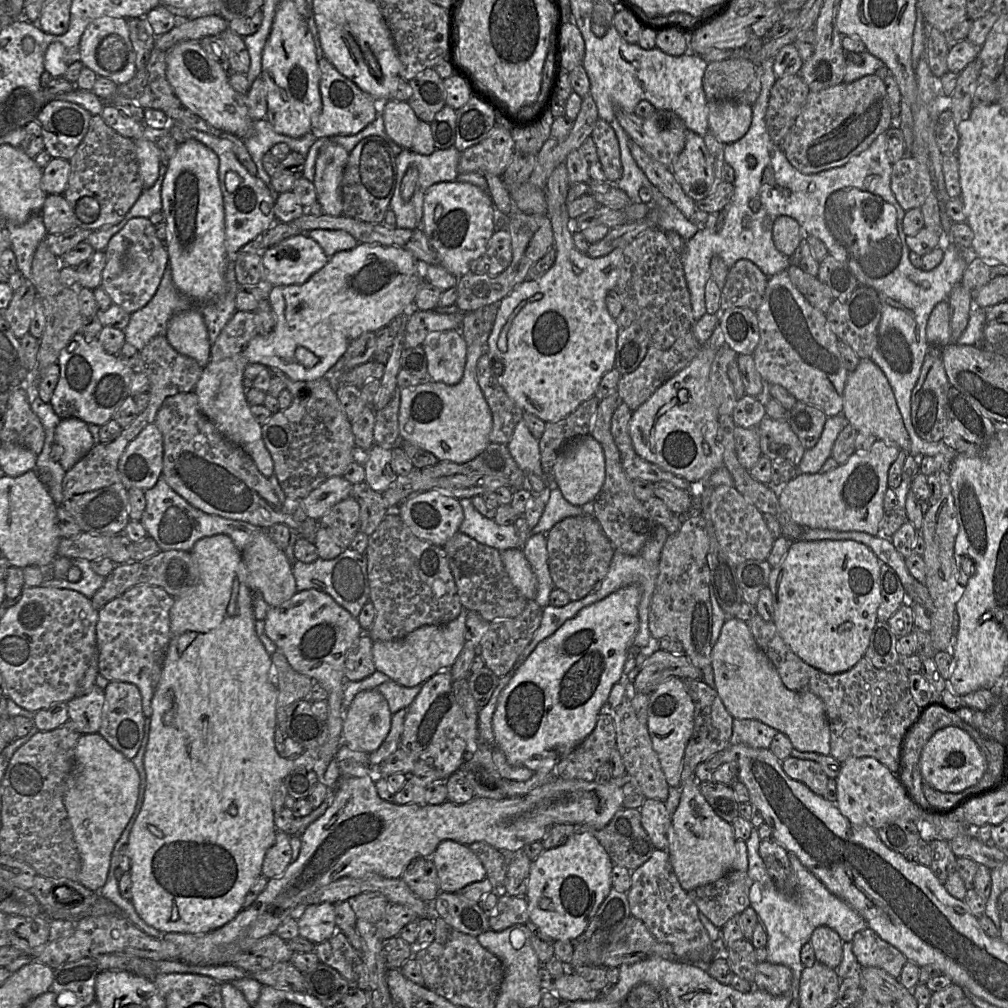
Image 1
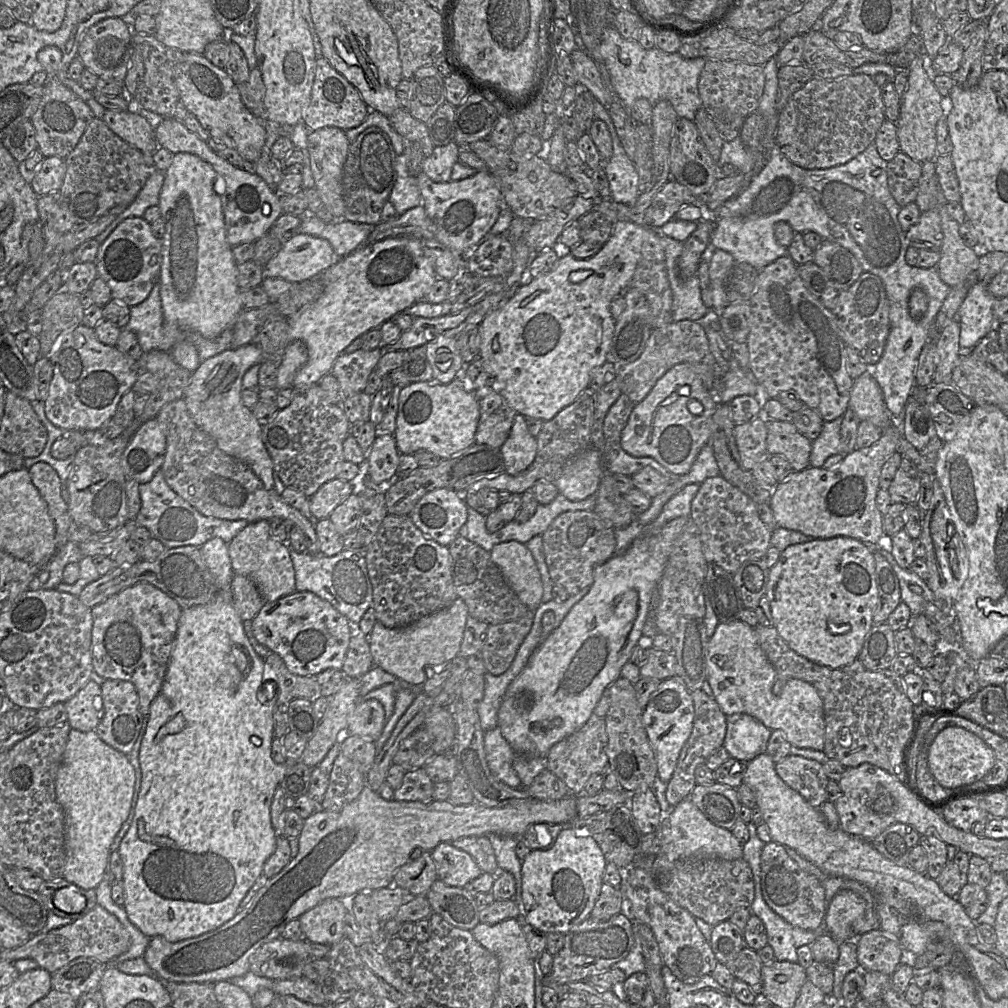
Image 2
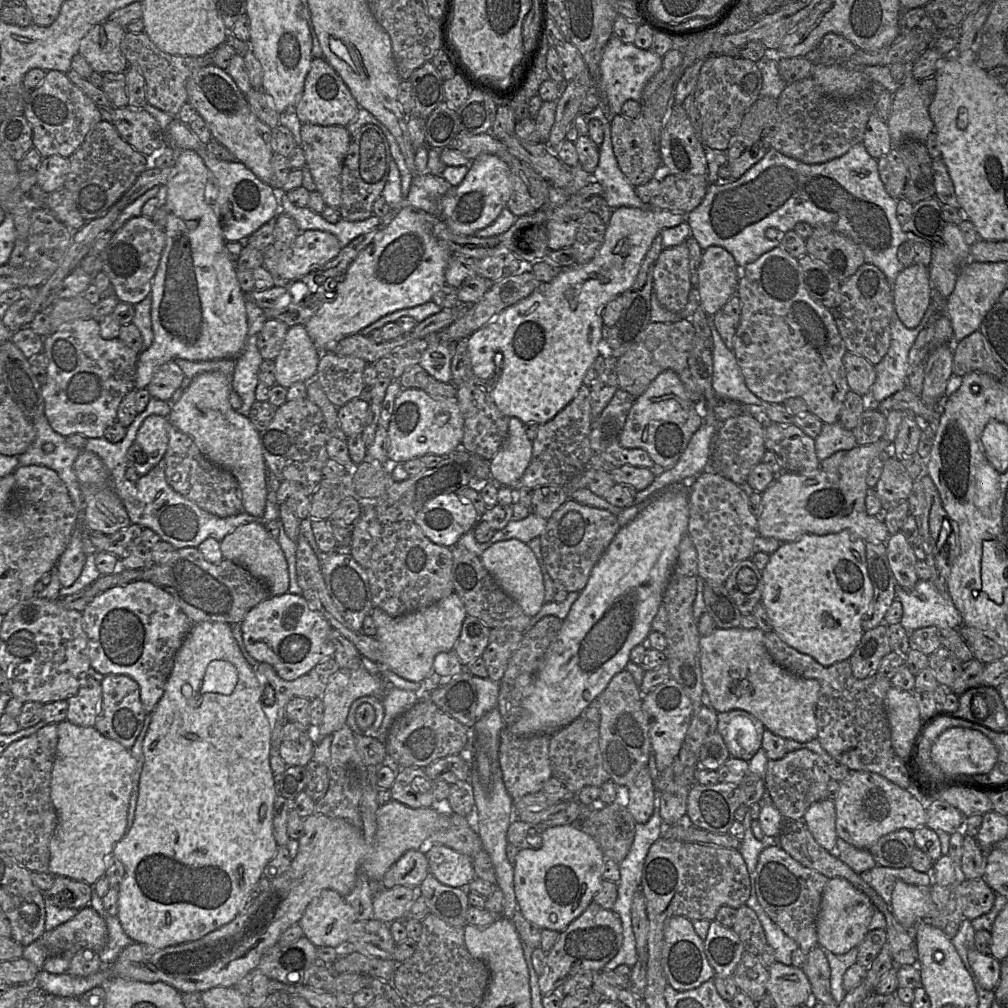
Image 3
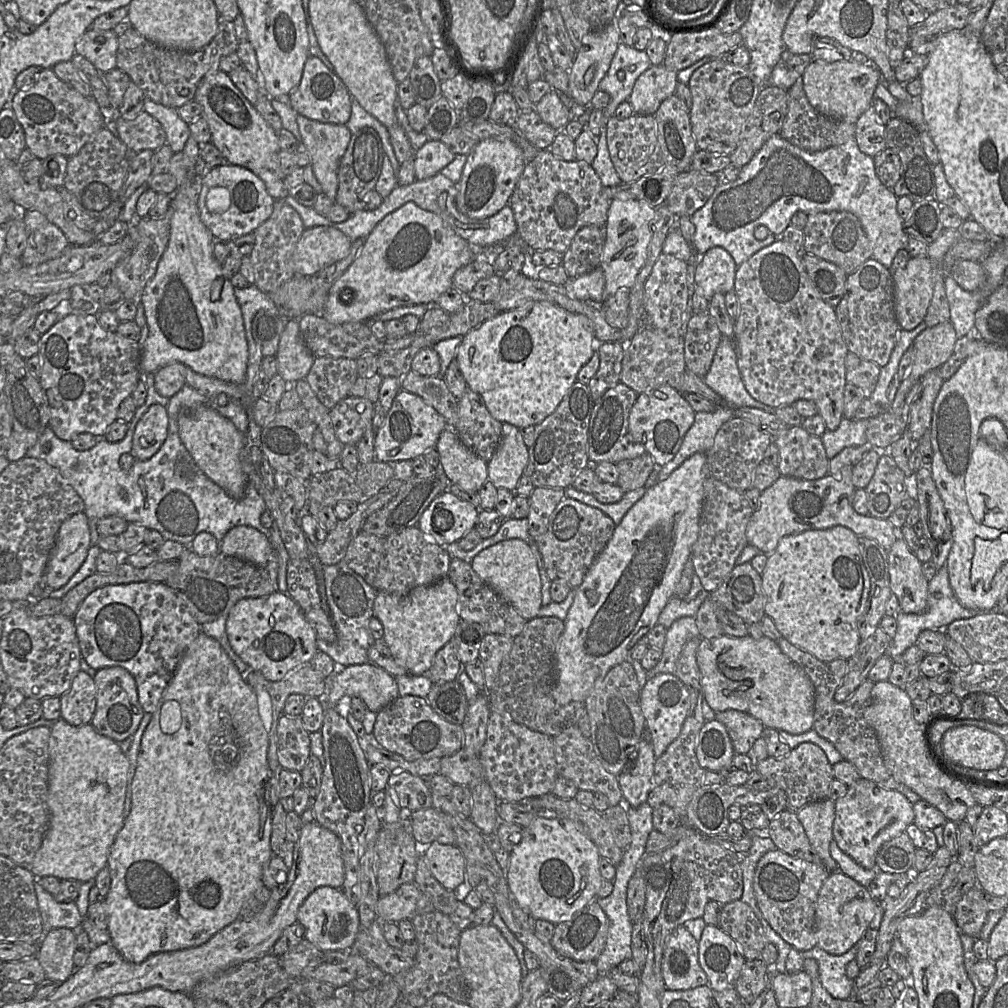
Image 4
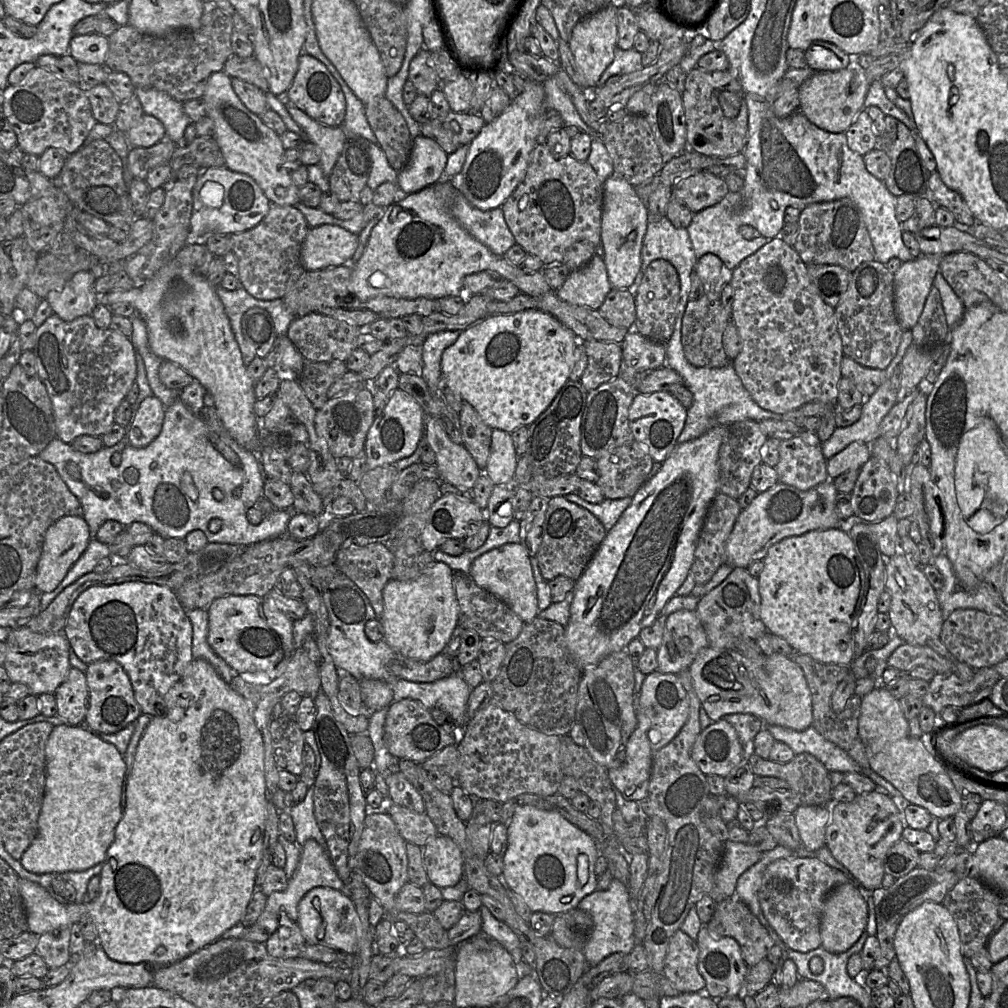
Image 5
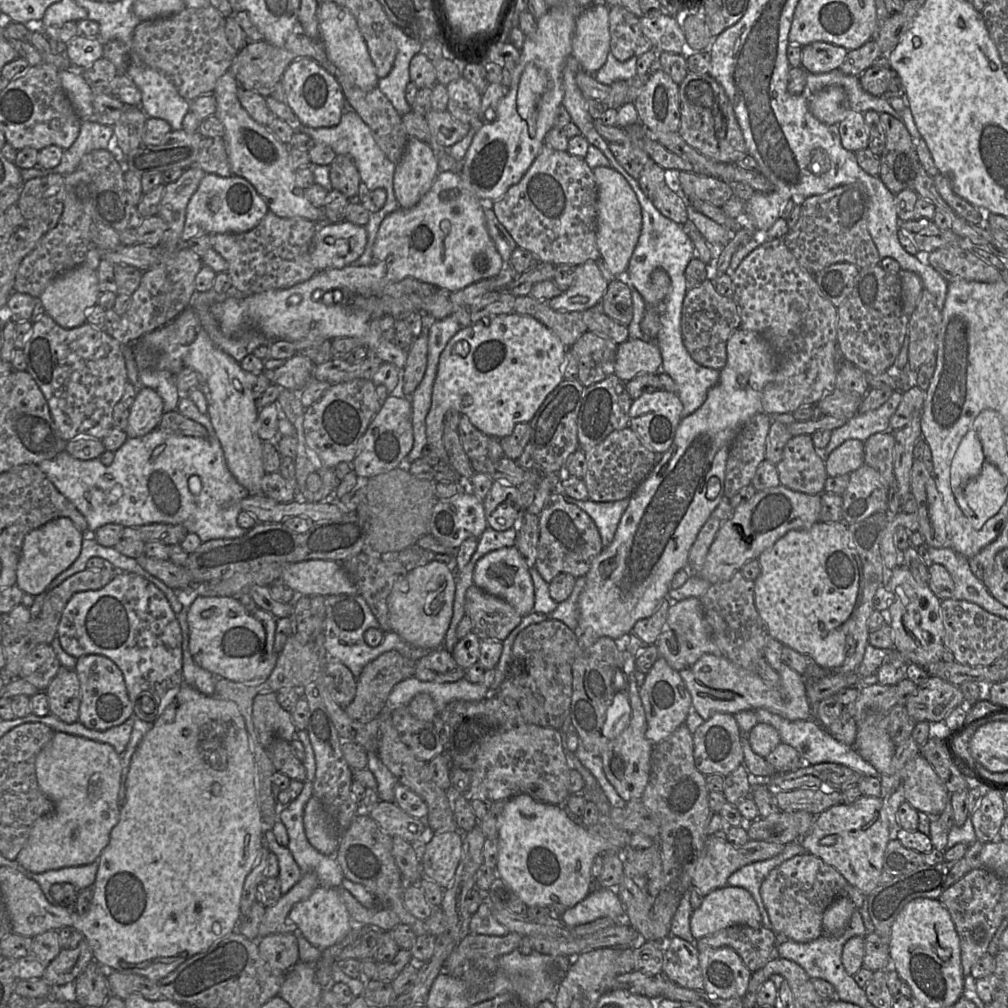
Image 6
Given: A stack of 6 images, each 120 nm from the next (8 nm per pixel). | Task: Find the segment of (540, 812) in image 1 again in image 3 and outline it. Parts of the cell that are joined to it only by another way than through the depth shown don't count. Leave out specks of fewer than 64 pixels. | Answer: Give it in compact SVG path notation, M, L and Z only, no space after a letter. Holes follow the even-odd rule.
M391 799L380 805L376 813L377 830L374 843L368 844L360 829L343 818L330 818L323 814L312 814L303 820L304 833L299 838L299 848L290 867L270 880L267 890L247 905L231 922L208 933L201 939L185 942L164 949L153 949L140 943L128 945L109 966L112 977L155 983L164 982L180 993L204 992L213 987L235 987L250 971L257 968L261 957L278 943L281 935L290 926L299 923L306 907L319 896L322 890L331 889L346 897L354 888L359 873L364 873L374 884L380 884L386 871L408 850L425 853L428 838L434 832L450 825L451 812L445 806L411 808Z

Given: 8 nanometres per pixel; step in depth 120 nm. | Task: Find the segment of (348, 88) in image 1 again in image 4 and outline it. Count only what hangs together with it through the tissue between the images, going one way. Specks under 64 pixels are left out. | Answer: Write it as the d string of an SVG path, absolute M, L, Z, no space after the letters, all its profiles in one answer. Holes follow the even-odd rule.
M309 55L298 86L289 94L289 105L296 114L329 124L345 125L351 115L351 94L345 84L318 57Z

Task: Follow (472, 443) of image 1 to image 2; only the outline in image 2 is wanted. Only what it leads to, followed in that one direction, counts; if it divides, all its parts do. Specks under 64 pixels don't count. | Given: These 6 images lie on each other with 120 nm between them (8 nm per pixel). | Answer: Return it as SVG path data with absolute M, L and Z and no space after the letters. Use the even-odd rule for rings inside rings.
M463 364L449 384L414 382L401 389L393 434L400 454L425 450L441 459L450 459L475 444L480 409L474 394L464 389L463 377L467 365Z

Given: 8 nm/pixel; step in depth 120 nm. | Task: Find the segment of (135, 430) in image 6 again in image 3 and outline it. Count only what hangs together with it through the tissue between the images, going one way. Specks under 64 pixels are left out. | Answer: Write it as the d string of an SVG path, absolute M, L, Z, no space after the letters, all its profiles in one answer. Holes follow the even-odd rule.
M150 415L141 424L133 444L127 452L128 466L136 469L140 476L156 466L168 447L168 417Z

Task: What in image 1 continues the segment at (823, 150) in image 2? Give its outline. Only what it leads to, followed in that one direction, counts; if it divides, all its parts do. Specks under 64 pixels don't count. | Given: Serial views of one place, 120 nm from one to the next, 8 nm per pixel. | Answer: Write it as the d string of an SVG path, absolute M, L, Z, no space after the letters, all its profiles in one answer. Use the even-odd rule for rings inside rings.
M876 74L866 75L850 83L810 91L780 148L799 172L816 174L843 166L866 150L894 122L884 80Z

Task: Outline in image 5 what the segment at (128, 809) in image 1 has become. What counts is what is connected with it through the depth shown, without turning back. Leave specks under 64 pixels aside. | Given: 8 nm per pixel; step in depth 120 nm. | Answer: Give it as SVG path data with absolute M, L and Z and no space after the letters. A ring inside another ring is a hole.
M85 725L54 727L45 745L45 791L38 817L38 833L20 859L24 869L35 874L79 872L103 863L122 817L121 792L125 772L123 755Z

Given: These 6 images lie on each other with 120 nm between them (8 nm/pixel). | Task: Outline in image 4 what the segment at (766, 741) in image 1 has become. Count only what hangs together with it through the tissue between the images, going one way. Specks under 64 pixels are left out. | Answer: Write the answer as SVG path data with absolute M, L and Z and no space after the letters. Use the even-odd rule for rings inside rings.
M737 710L718 712L715 719L726 728L736 754L748 755L765 728L759 720Z

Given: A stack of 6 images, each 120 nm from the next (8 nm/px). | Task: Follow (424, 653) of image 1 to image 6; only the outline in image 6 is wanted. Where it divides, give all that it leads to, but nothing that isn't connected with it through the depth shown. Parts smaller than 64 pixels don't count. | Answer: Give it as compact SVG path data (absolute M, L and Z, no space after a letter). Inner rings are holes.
M433 560L426 565L409 570L394 583L387 597L391 631L418 648L442 647L453 615L454 596L455 578L445 563Z

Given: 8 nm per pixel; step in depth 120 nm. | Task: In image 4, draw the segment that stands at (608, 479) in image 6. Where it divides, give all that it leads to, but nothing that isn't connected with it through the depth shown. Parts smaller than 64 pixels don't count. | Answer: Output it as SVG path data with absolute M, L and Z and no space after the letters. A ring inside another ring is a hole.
M644 453L637 458L620 461L616 467L619 472L616 485L625 493L645 485L650 473L655 468L655 462L651 455Z

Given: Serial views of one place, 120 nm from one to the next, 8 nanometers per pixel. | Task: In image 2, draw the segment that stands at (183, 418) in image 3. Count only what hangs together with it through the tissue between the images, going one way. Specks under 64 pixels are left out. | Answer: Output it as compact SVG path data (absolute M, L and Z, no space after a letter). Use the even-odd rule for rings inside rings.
M255 342L230 348L204 360L192 373L183 399L195 423L213 437L220 450L246 463L262 481L266 490L274 488L273 461L263 443L262 426L241 399L246 371L269 358Z

